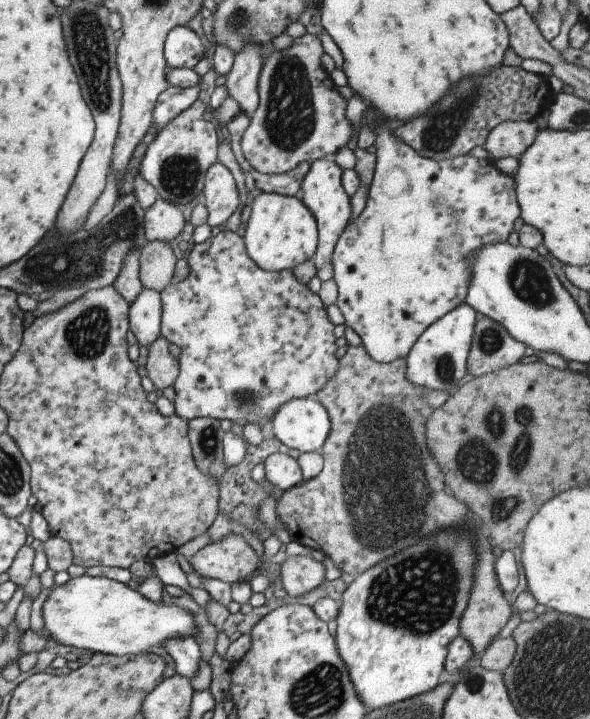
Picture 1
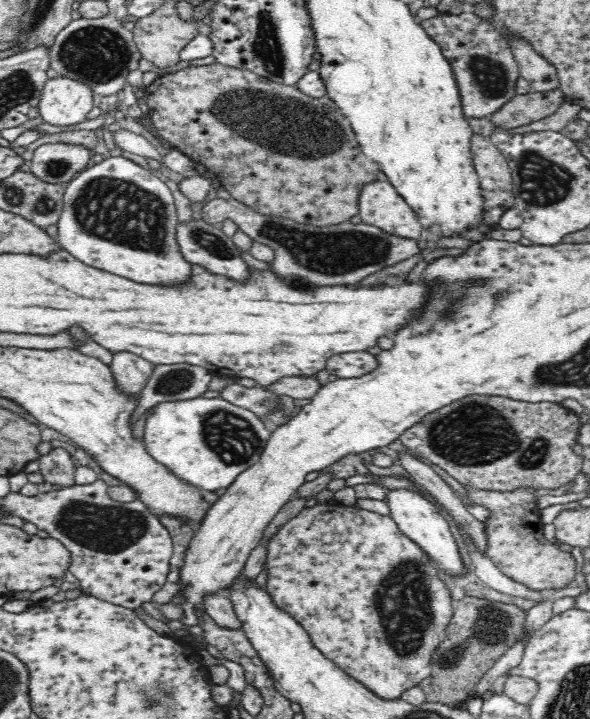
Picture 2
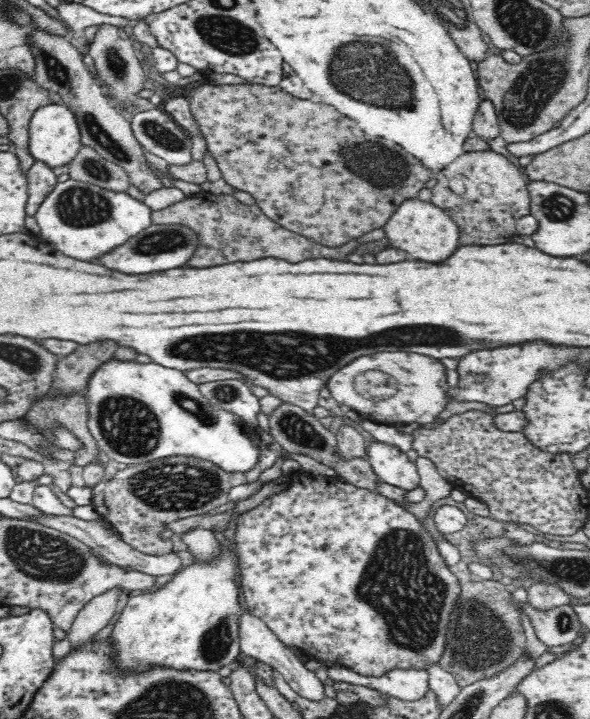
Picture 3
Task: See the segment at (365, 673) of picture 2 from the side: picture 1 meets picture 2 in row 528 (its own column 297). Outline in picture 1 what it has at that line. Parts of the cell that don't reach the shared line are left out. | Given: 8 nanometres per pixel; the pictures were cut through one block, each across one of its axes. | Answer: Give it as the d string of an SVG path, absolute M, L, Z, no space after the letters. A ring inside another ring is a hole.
M222 229L217 236L210 236L203 243L195 243L191 252L186 256L189 265L189 274L187 278L177 284L169 283L165 286L160 294L161 308L161 328L160 335L168 343L172 343L178 348L179 355L177 357L178 374L171 386L175 392L173 398L173 408L175 408L175 416L189 422L191 419L208 418L222 420L227 419L235 422L239 426L245 424L257 424L263 431L267 432L269 422L271 422L271 414L283 402L287 400L295 400L295 398L304 398L314 396L319 388L323 387L325 380L329 376L333 376L333 372L337 370L337 358L335 358L335 336L333 336L333 324L327 318L326 308L323 307L321 300L317 294L313 294L307 286L299 284L293 277L292 272L265 272L253 264L249 256L247 256L242 238L237 236L236 232L230 232Z

